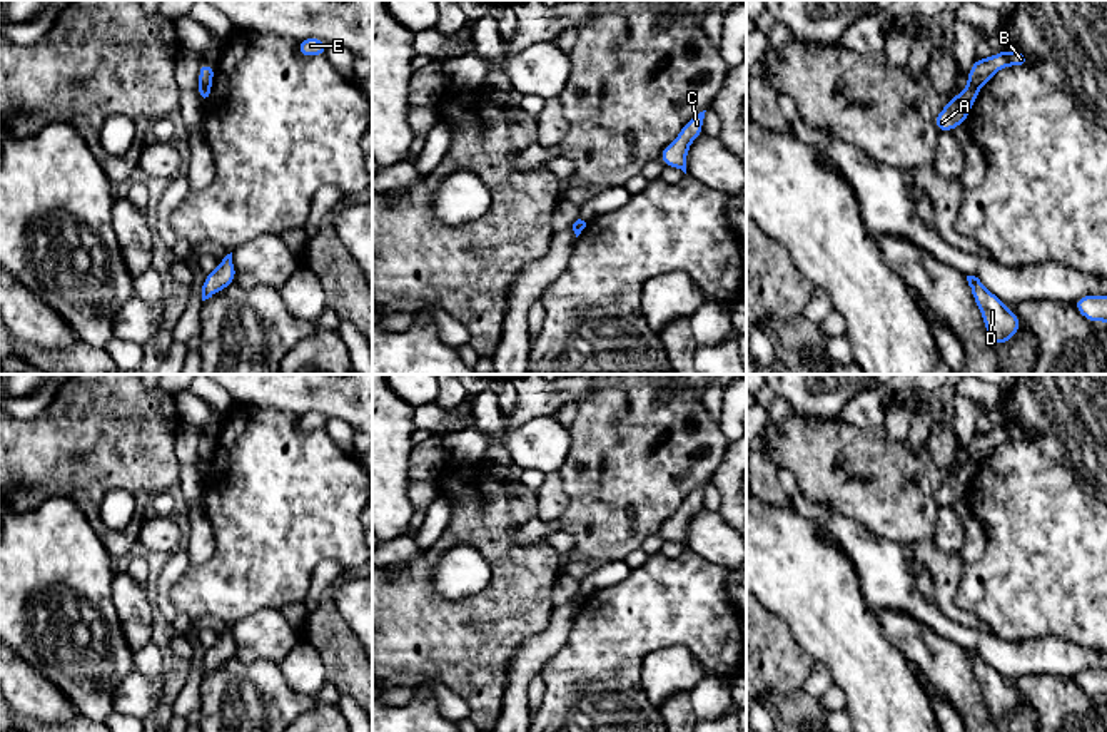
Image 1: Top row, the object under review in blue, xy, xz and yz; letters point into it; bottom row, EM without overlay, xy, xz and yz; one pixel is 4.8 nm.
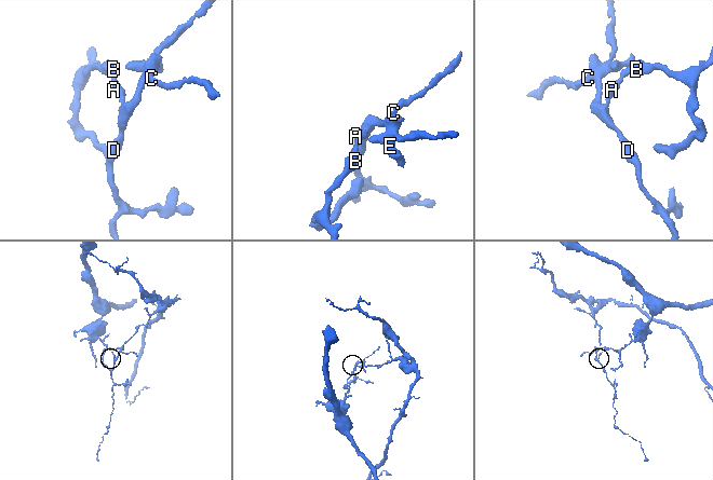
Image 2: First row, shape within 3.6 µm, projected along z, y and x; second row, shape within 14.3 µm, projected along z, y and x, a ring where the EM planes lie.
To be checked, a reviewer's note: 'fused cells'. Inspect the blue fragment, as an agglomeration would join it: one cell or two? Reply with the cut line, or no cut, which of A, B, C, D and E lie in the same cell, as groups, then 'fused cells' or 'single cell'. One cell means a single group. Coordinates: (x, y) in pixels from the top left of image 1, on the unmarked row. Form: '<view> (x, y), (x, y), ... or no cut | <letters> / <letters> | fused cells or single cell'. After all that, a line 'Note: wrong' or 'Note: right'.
xy (201, 460), (209, 462) | A C D E / B | fused cells
Note: right

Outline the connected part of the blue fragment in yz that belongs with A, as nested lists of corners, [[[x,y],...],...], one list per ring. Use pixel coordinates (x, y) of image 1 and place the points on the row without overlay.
[[[967,460],[957,471],[948,473],[945,483],[933,491],[938,506],[953,506],[957,500],[968,493],[970,481],[978,471],[978,463]]]

